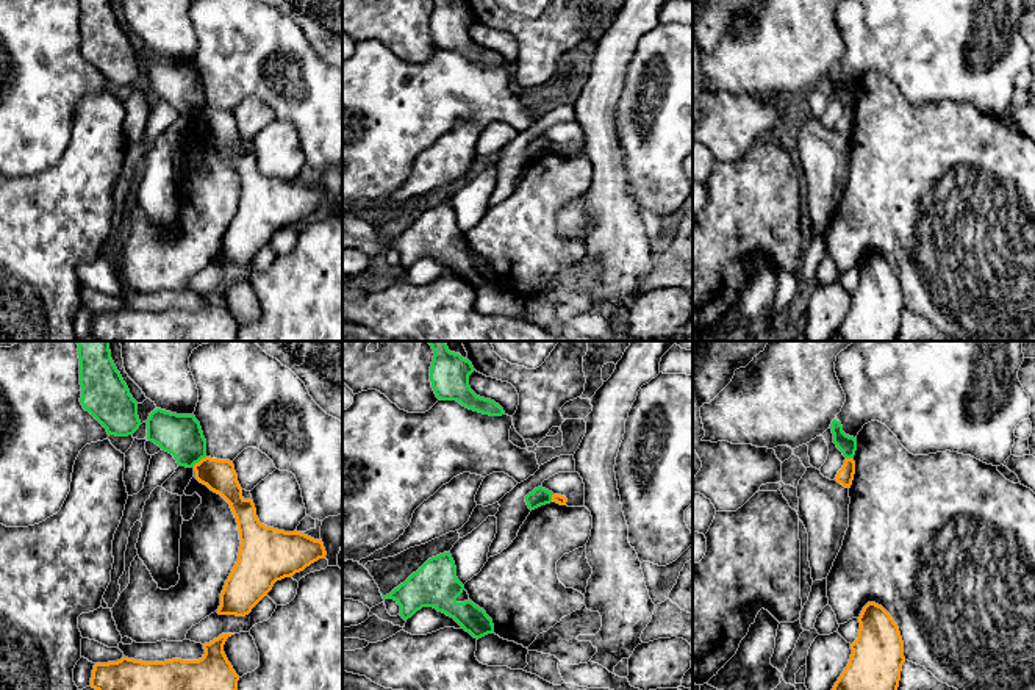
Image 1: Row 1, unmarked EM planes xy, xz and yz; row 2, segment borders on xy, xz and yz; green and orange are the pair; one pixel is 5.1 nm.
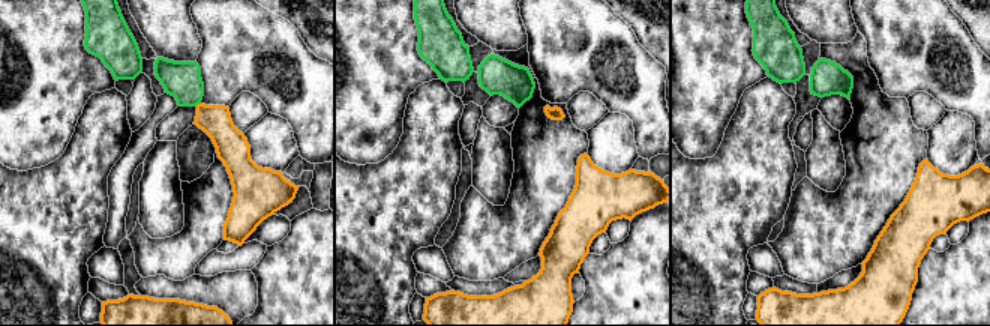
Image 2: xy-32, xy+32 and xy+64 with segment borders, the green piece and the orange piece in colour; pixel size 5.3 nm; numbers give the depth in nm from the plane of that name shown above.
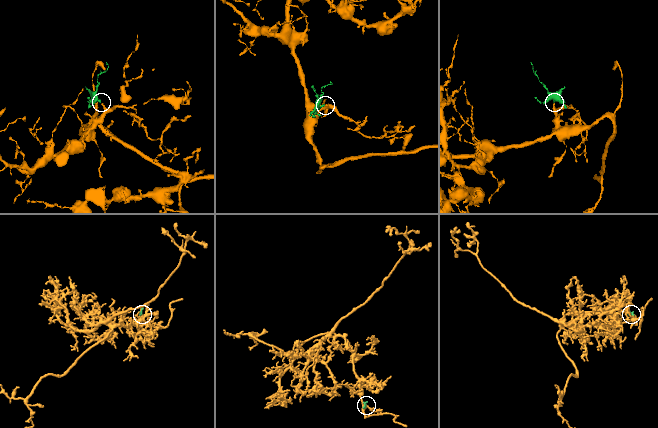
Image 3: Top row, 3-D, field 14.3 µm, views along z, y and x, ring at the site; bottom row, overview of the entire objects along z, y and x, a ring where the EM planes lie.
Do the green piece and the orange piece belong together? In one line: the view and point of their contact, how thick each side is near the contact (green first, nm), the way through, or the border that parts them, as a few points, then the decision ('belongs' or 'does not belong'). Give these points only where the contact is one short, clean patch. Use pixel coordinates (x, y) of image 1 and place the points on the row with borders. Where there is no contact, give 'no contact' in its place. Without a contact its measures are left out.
meets green in xy at (199, 460); 220 nm thick on the green side, 170 nm on the other; border along xy (205, 456), (193, 467); does not belong

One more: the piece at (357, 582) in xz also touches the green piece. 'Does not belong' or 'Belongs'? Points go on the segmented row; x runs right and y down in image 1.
Belongs

